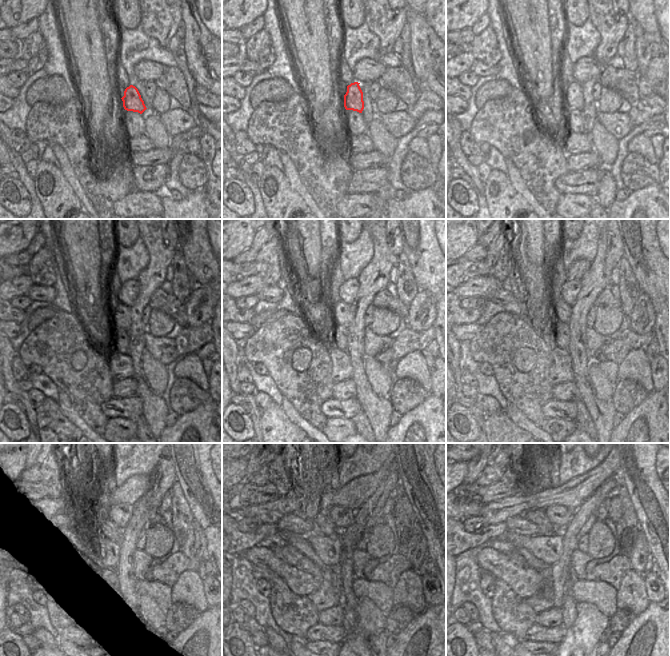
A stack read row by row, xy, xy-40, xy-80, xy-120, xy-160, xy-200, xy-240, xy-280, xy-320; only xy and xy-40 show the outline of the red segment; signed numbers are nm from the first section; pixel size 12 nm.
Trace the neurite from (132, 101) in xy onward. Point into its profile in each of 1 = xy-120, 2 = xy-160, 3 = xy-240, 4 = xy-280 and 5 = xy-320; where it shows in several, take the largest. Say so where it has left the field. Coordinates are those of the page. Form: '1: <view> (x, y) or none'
1: xy-120 (122, 314)
2: xy-160 (342, 313)
3: xy-240 (105, 527)
4: xy-280 (323, 525)
5: xy-320 (535, 515)

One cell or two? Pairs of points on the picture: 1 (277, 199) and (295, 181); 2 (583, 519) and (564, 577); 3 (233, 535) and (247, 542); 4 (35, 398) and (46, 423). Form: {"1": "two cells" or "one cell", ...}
{"1": "two cells", "2": "one cell", "3": "one cell", "4": "two cells"}

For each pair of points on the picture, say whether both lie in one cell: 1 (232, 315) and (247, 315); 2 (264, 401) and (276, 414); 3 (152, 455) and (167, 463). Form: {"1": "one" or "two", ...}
{"1": "one", "2": "two", "3": "two"}

